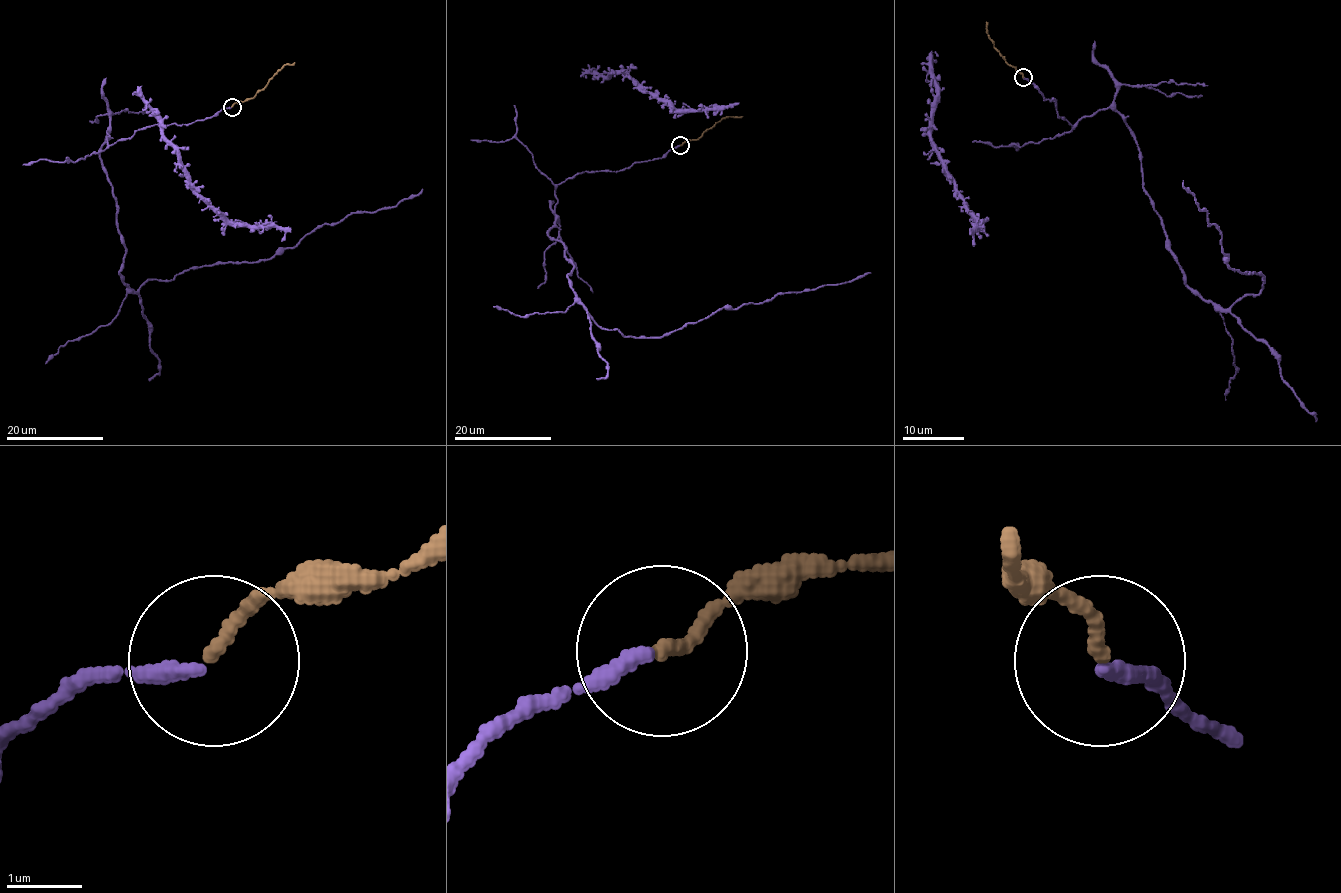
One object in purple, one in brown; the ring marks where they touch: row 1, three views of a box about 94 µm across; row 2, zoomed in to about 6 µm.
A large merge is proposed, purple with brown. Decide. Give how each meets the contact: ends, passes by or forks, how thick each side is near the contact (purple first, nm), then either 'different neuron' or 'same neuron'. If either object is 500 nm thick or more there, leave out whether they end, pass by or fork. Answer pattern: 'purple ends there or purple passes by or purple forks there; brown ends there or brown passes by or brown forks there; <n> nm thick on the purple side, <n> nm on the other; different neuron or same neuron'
purple ends there; brown ends there; 220 nm thick on the purple side, 150 nm on the other; same neuron

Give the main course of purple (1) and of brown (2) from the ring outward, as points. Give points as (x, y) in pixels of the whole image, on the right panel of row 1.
1: (1022, 78), (1071, 125), (1122, 118), (1183, 282), (1228, 309), (1264, 279), (1226, 263), (1183, 181)
2: (1022, 78), (996, 50), (987, 33), (986, 21)

